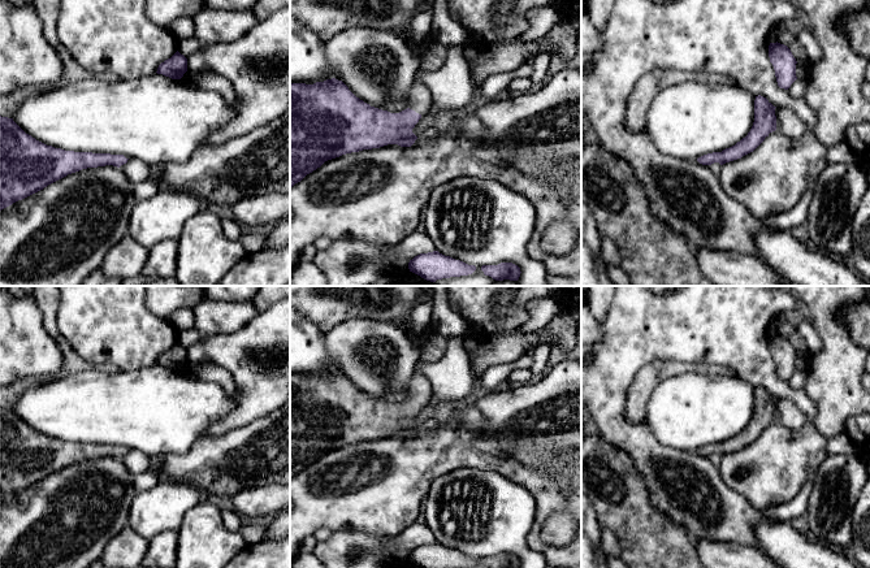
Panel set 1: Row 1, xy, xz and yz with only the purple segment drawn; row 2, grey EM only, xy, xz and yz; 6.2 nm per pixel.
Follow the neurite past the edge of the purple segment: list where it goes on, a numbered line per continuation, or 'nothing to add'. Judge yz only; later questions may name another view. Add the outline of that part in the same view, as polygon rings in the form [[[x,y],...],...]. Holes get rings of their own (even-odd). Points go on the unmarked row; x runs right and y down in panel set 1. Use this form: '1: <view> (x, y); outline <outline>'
nothing to add

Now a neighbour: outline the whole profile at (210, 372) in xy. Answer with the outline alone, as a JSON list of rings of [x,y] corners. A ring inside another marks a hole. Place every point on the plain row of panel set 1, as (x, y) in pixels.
[[[203,360],[200,361],[200,364],[202,367],[199,369],[198,378],[205,382],[215,382],[220,385],[222,390],[230,396],[237,394],[237,385],[234,382],[234,377],[228,369],[217,365],[211,360]]]

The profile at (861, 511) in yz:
[[[866,455],[867,478],[852,515],[852,550],[861,568],[870,568],[870,455]]]

